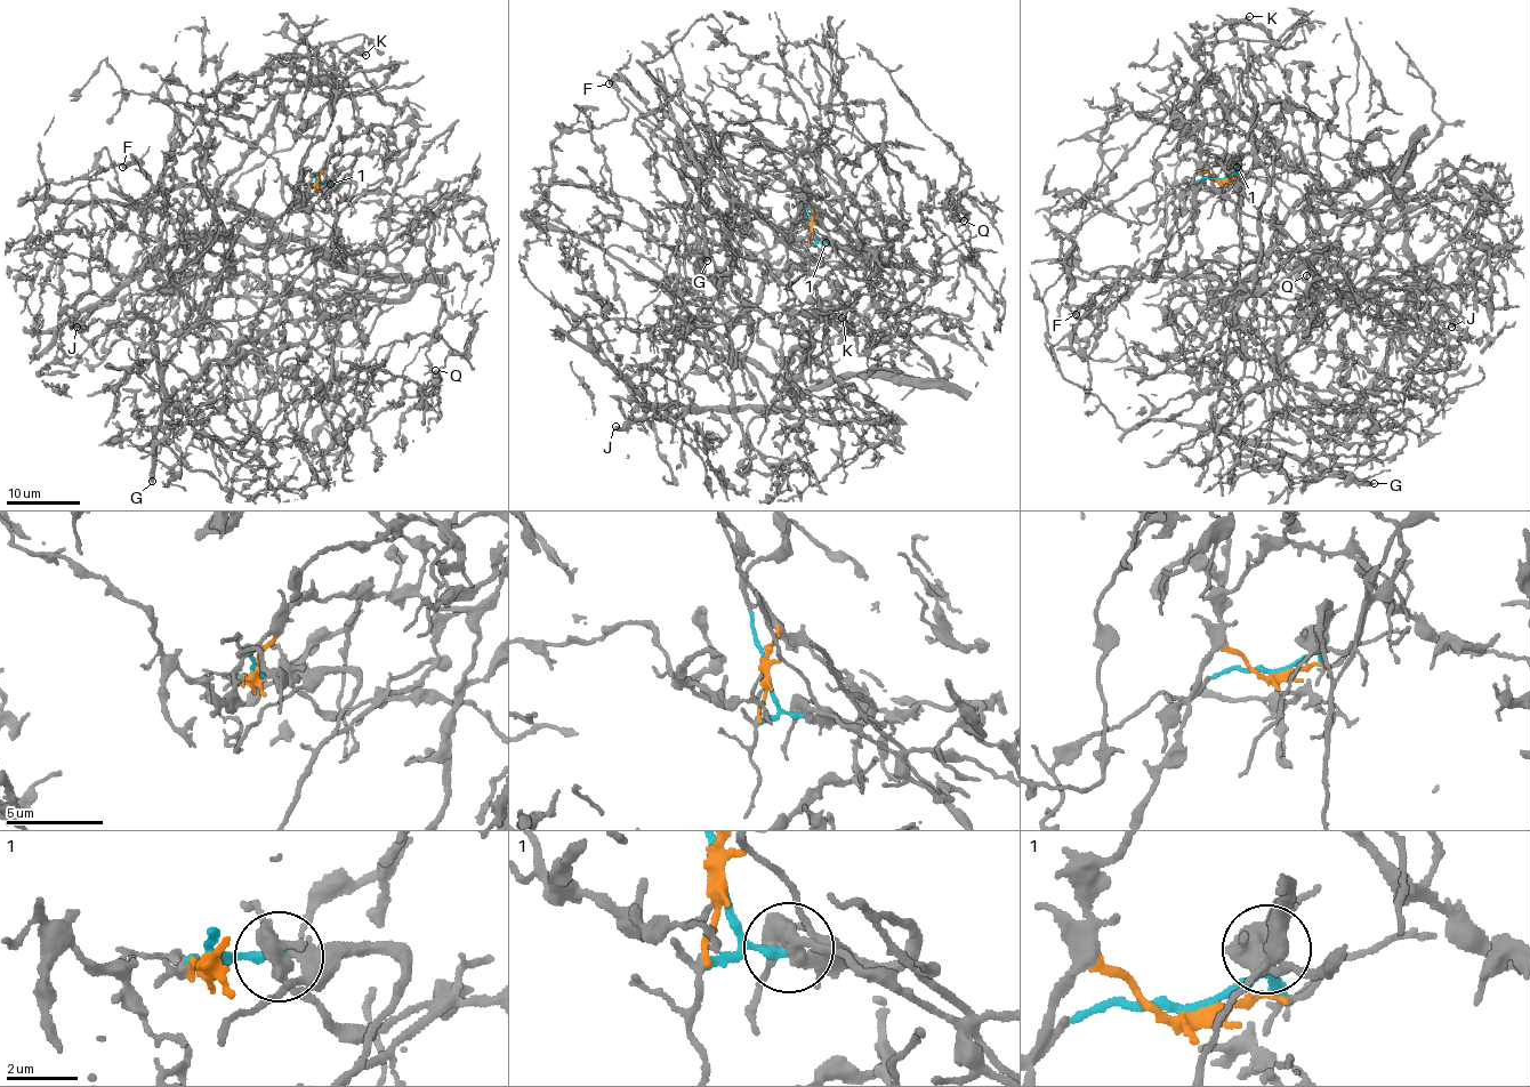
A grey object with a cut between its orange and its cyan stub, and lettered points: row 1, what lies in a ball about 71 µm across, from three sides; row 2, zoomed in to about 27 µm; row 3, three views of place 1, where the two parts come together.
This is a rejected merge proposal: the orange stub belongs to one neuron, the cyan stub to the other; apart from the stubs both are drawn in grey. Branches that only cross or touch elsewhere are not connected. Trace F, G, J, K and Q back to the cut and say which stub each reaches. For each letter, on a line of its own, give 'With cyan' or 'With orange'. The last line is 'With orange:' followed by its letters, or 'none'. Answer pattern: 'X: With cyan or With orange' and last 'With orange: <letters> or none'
F: With orange
G: With cyan
J: With orange
K: With orange
Q: With orange
With orange: F, J, K, Q

